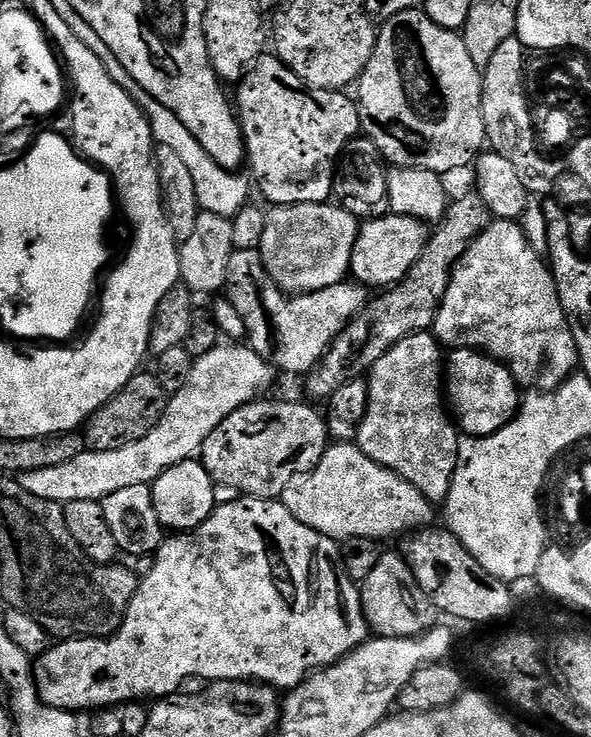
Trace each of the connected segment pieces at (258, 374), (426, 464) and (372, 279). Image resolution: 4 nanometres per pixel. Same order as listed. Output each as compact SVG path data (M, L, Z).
M224 342L210 354L195 357L186 386L171 393L158 426L154 426L146 438L118 450L86 450L78 454L78 458L62 462L62 466L21 472L18 476L20 485L34 494L34 498L46 498L61 506L79 500L103 502L107 496L114 494L114 490L122 490L122 486L151 485L152 480L170 471L175 464L188 459L191 461L203 448L206 438L210 438L212 431L227 416L234 414L234 410L242 405L253 403L261 394L267 393L264 391L272 384L273 365L263 360L255 347L247 347L239 348L236 344Z
M431 331L415 332L402 338L402 342L378 358L366 379L366 418L355 443L370 459L411 482L426 499L447 501L462 436L446 407L446 392L442 387L442 348L435 335Z
M389 214L379 216L376 220L363 221L360 225L360 237L356 240L355 252L352 255L351 275L369 289L391 288L393 284L398 284L404 279L404 275L411 270L414 262L418 262L418 258L422 258L422 250L426 250L429 235L430 228L425 221L409 216Z

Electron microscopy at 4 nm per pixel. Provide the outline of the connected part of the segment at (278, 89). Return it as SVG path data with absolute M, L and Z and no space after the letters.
M265 54L248 69L248 73L244 75L243 80L239 81L240 88L234 92L234 108L238 113L240 121L240 128L244 132L244 147L246 149L246 160L250 165L252 164L251 175L257 180L260 179L260 192L269 201L272 206L279 206L281 204L327 204L334 196L334 165L339 161L340 157L344 155L344 147L350 141L357 139L361 135L362 125L360 122L360 110L355 99L352 100L343 91L331 92L330 90L322 90L321 88L311 88L306 82L302 82L302 78L298 78L298 74L294 74L294 70L290 70L280 61L279 56L275 54Z

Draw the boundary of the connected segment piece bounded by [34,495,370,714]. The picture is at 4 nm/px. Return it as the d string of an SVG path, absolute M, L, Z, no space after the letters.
M241 495L240 499L229 504L217 504L212 515L207 516L197 528L189 532L177 532L169 535L160 549L155 552L157 561L154 570L141 579L136 586L136 593L126 610L126 618L114 635L103 640L98 638L77 638L53 643L43 656L34 664L36 692L43 704L52 708L60 708L63 712L73 714L87 713L89 710L103 710L113 706L125 706L131 700L151 698L167 698L181 691L183 680L204 680L203 682L219 682L221 680L246 680L258 684L266 684L277 690L291 690L299 686L308 676L322 668L338 663L343 656L348 656L359 644L369 639L368 619L364 616L364 607L360 601L360 588L357 581L348 577L344 569L342 548L329 536L318 534L318 530L310 530L294 514L290 514L279 499L260 500L256 496Z

